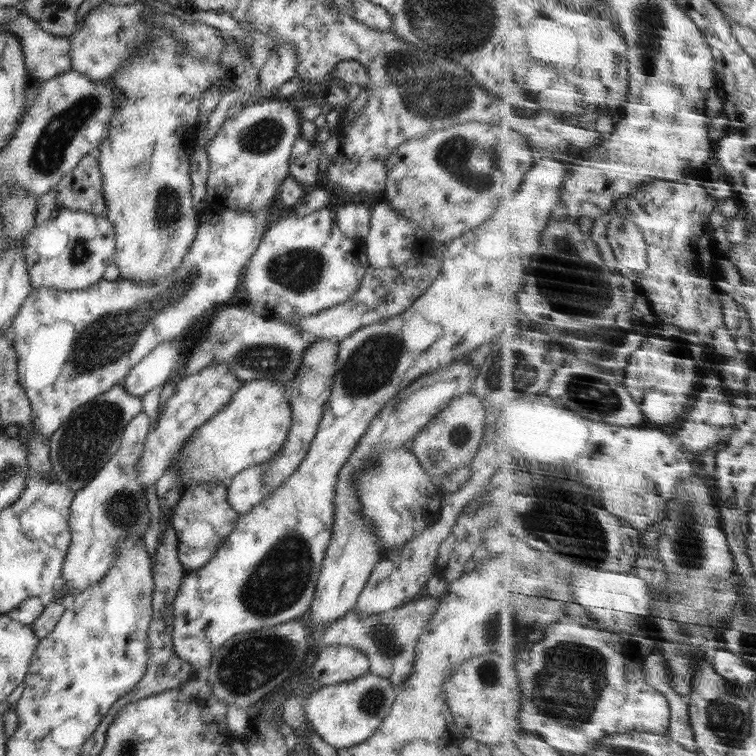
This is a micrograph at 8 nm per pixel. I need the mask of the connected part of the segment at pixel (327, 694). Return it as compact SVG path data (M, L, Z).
M368 672L354 680L314 688L304 701L304 712L313 730L337 750L364 742L381 725L397 698L390 680Z

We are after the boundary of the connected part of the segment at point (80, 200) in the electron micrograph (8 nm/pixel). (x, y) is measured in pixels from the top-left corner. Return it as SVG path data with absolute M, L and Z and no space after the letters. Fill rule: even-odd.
M94 150L83 156L76 168L60 179L54 188L58 206L104 215L106 208L97 155L98 151Z

